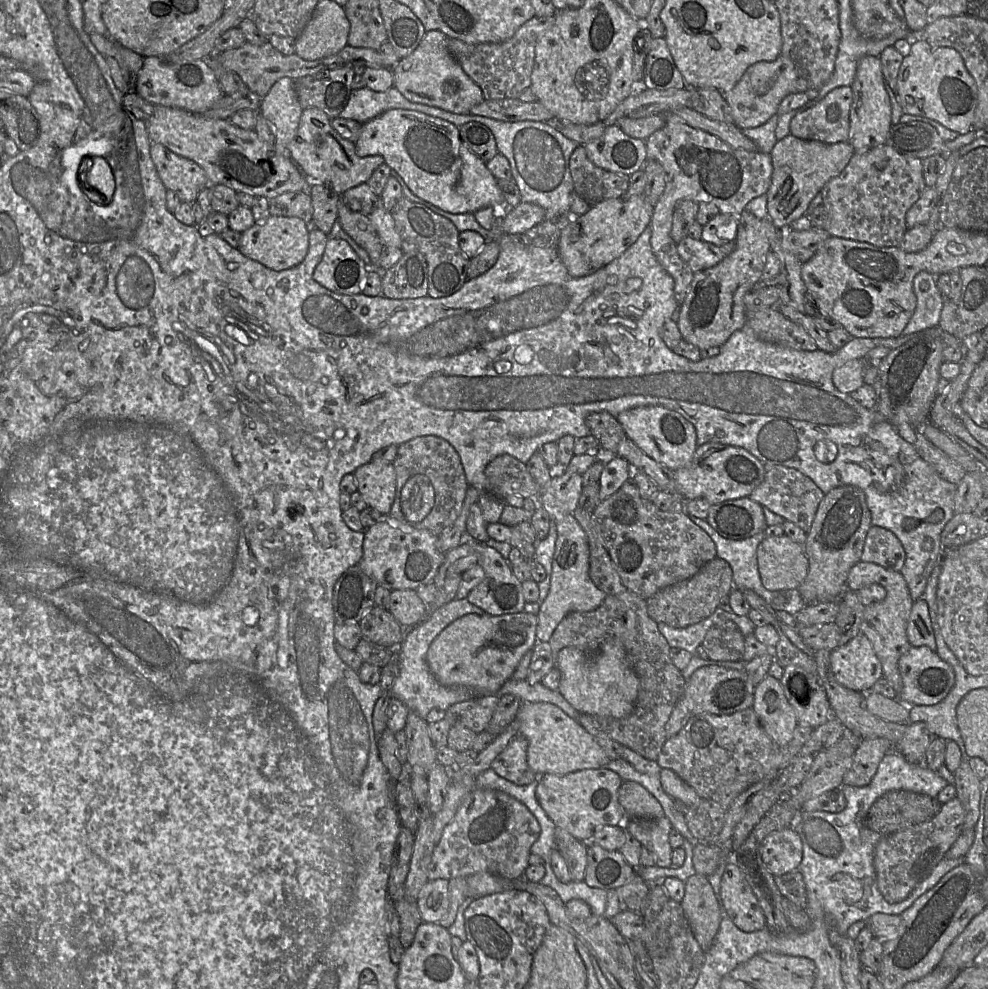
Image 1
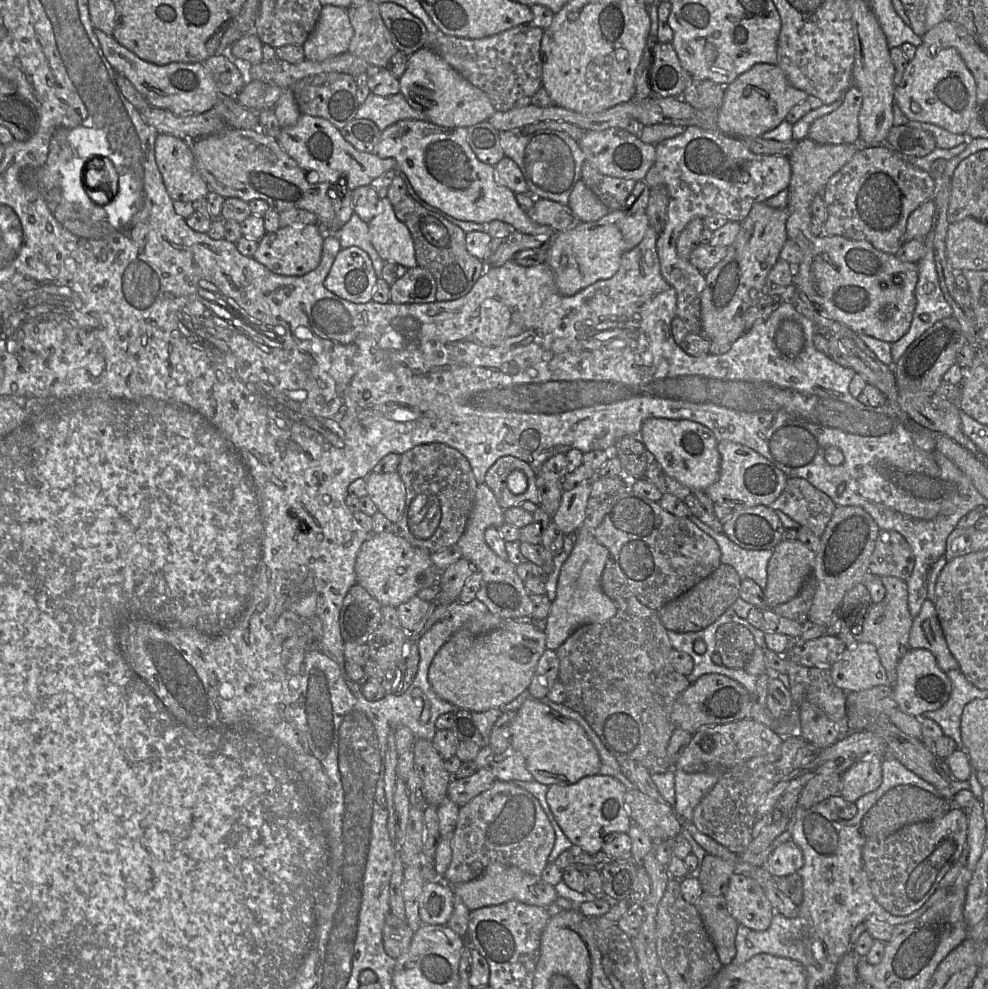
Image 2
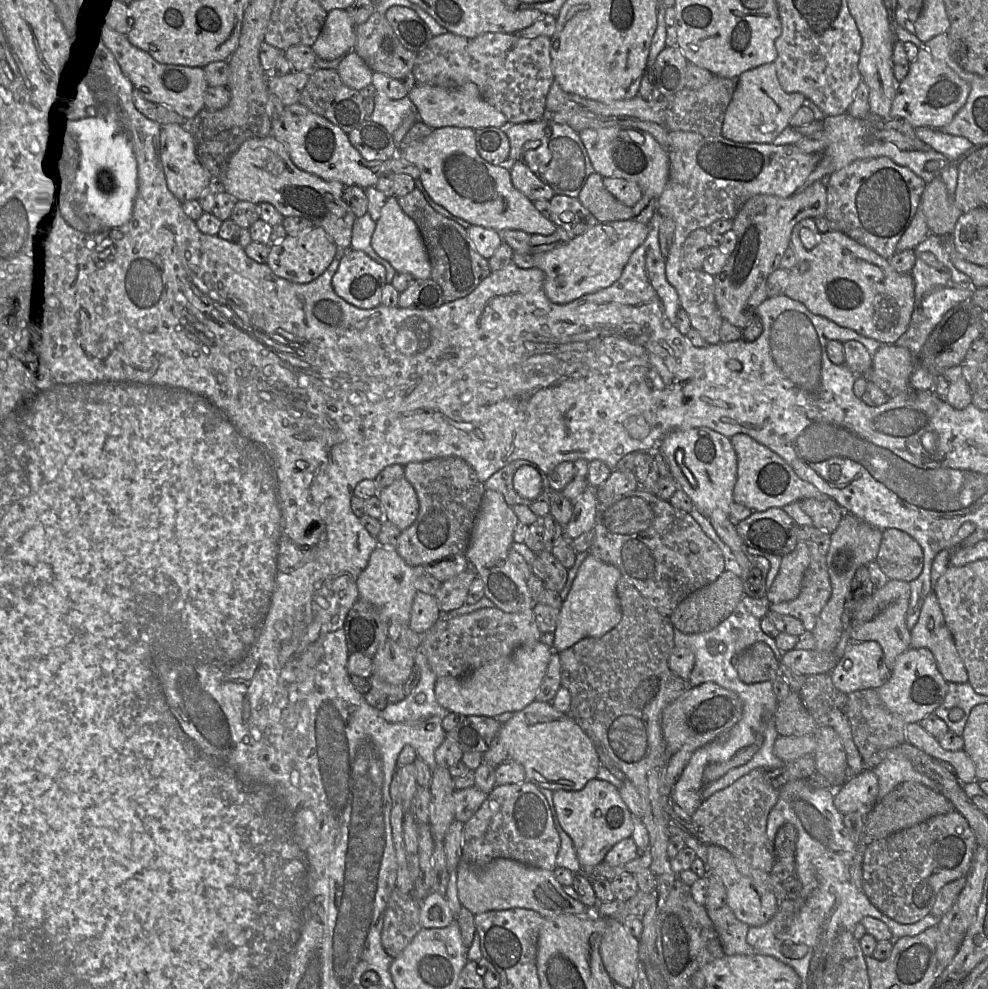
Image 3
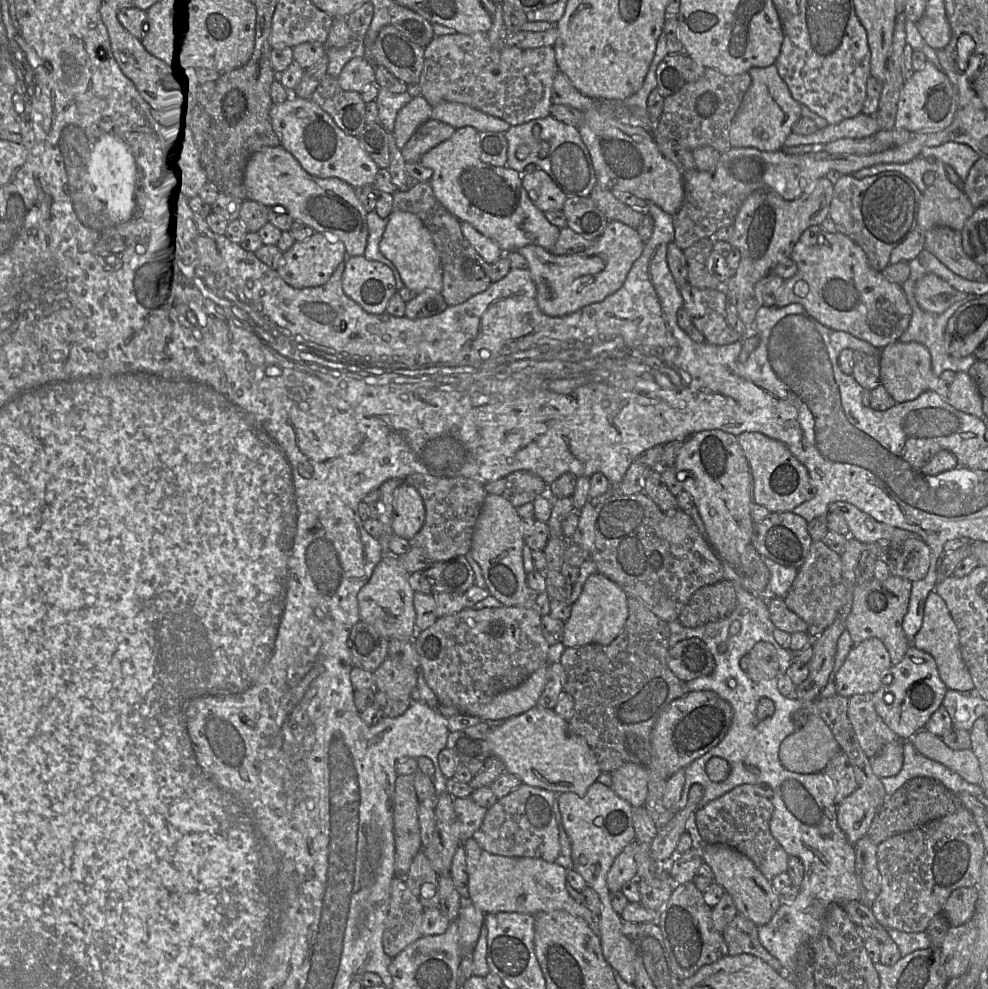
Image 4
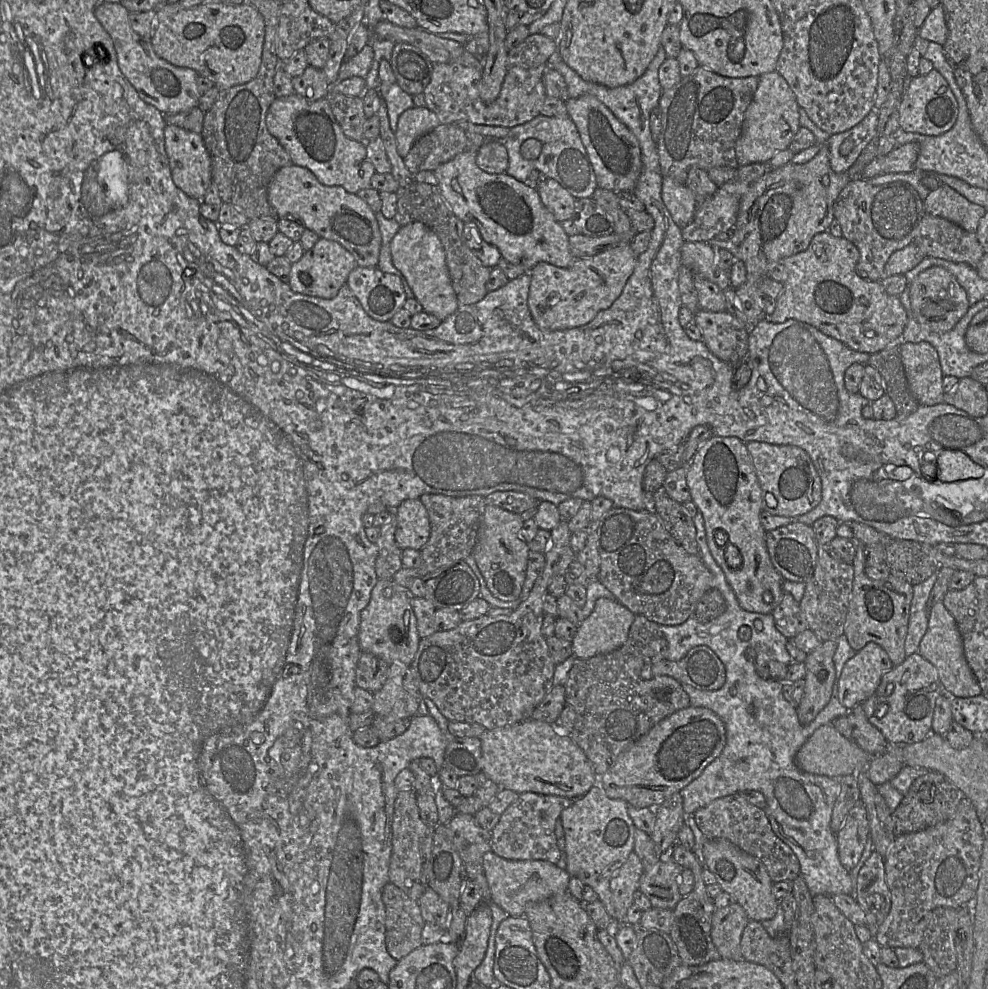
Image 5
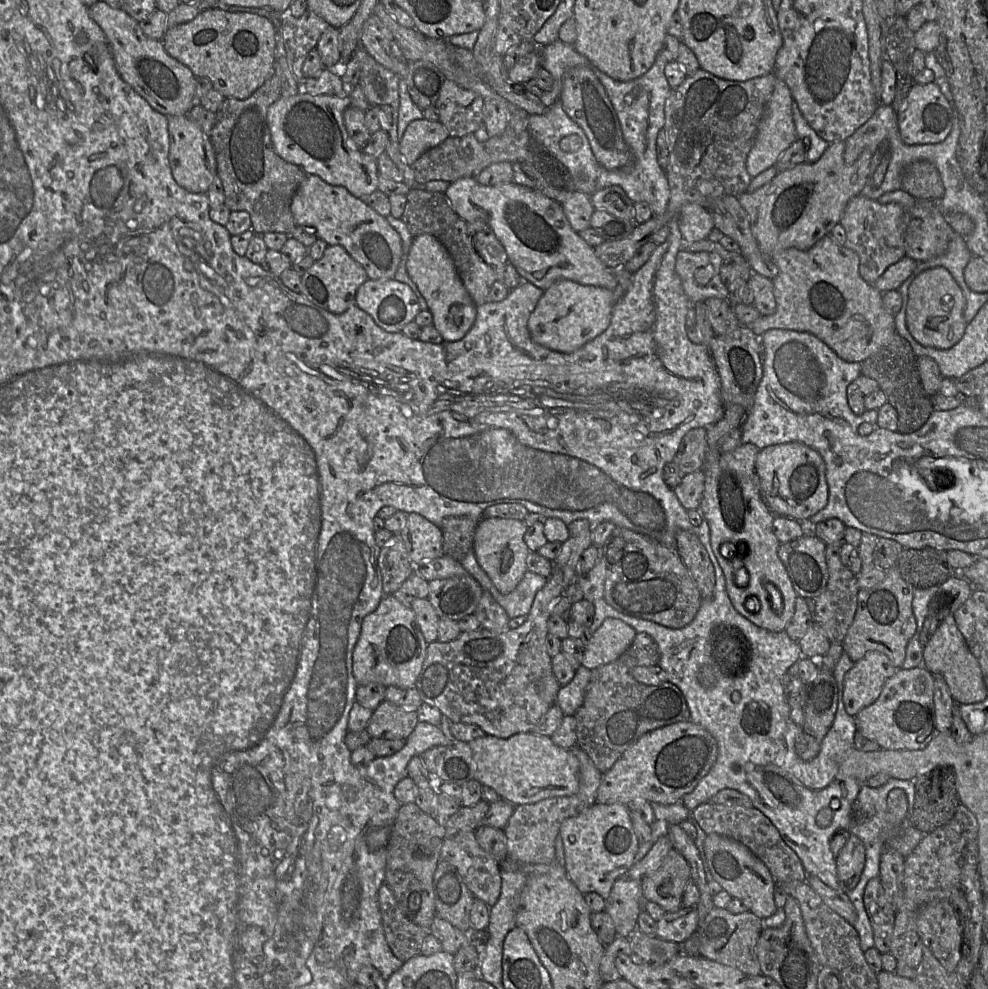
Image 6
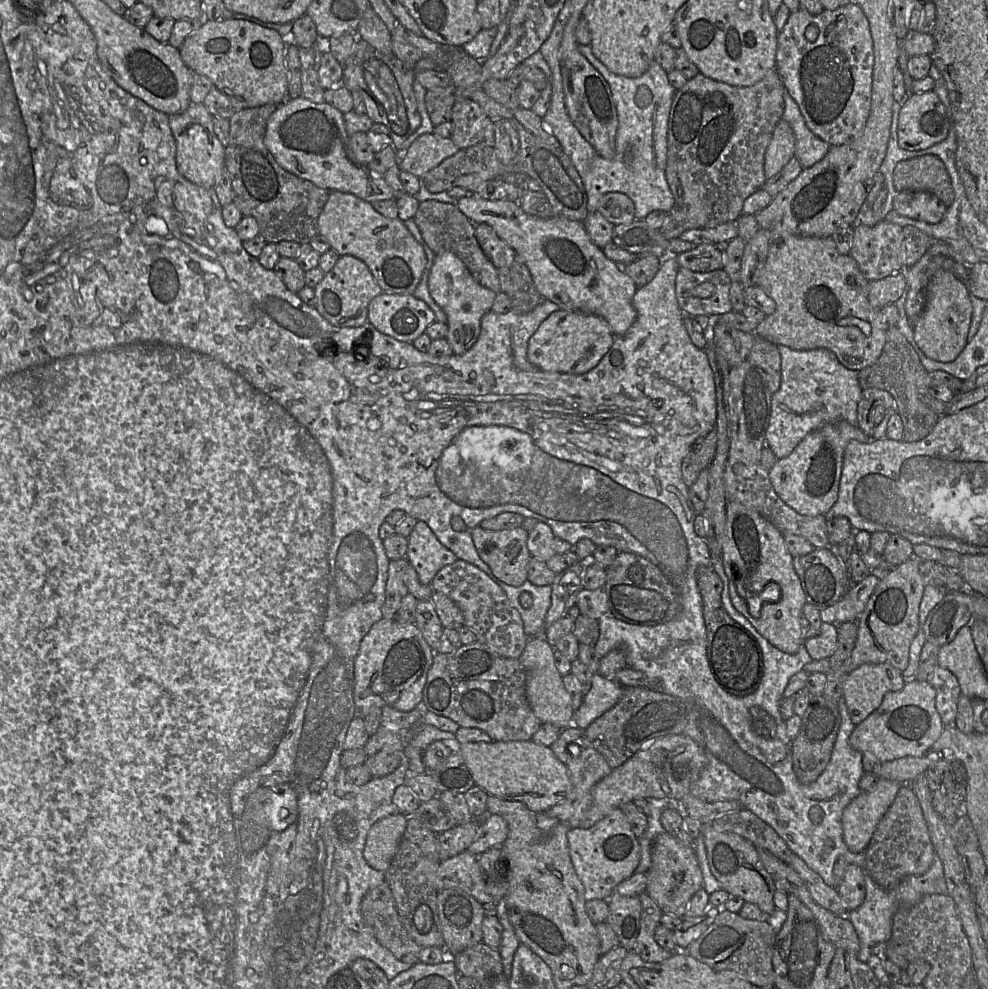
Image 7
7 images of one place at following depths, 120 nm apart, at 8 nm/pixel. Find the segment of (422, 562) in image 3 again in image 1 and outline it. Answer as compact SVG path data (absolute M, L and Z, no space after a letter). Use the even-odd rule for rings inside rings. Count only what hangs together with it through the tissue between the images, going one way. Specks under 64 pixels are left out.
M428 435L399 445L392 463L396 472L396 496L387 521L440 535L458 518L469 487L459 454L443 438Z

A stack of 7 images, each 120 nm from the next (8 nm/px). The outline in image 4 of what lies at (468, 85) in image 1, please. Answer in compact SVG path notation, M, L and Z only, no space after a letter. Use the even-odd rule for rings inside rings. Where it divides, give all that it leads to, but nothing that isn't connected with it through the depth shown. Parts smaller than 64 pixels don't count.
M442 102L433 106L431 119L446 123L455 129L473 127L478 132L505 133L510 128L504 120L456 102Z

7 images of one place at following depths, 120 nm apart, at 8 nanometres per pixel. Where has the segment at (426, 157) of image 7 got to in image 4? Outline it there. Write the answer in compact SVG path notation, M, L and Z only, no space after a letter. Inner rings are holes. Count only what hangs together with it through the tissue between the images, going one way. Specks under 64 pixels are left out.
M422 96L413 98L398 111L392 134L399 149L406 145L421 124L431 119L431 111L432 106Z

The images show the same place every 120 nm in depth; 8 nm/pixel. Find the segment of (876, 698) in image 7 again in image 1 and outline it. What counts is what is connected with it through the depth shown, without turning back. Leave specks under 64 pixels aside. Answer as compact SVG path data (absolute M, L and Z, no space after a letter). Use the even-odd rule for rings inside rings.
M862 633L830 652L830 667L839 684L860 693L871 691L873 685L883 677L882 666L872 644Z

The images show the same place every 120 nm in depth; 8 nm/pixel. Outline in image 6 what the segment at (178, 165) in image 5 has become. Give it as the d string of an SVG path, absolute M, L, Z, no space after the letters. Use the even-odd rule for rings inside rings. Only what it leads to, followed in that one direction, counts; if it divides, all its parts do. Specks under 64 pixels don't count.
M187 116L169 117L169 162L172 175L179 186L192 193L207 193L217 175L213 146L198 124Z

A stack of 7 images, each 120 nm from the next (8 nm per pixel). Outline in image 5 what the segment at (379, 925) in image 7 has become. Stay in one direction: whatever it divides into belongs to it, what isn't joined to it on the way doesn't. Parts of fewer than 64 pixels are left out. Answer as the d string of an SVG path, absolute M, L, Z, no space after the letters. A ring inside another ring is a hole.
M393 883L382 890L386 910L386 946L388 953L397 961L422 946L425 920L419 903L410 899Z

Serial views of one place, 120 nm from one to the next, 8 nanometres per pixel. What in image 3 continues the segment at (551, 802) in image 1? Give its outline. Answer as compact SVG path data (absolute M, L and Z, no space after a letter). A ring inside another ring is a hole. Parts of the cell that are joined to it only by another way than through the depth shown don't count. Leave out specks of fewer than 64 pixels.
M594 778L579 791L555 790L553 803L563 830L573 841L582 873L589 875L619 841L631 837L633 815L613 784Z

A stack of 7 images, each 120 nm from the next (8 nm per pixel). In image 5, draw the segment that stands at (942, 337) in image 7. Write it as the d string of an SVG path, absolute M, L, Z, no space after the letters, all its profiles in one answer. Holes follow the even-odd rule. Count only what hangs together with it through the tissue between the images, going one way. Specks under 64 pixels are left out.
M931 266L920 272L910 284L909 295L915 320L923 328L938 333L953 329L970 307L966 291L953 275L941 266Z

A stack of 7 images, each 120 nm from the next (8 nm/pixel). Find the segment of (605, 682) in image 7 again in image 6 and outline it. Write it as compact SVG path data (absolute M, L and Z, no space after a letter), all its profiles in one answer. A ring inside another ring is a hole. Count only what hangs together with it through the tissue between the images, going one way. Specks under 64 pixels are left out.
M581 665L575 670L572 681L559 688L556 703L564 715L574 716L582 706L590 676L591 670Z

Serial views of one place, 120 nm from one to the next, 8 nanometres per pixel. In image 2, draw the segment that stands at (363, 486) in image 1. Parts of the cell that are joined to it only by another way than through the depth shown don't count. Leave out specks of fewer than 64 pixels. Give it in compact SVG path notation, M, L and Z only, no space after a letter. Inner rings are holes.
M398 471L376 473L366 477L368 496L378 511L393 524L402 517L406 505L406 490Z

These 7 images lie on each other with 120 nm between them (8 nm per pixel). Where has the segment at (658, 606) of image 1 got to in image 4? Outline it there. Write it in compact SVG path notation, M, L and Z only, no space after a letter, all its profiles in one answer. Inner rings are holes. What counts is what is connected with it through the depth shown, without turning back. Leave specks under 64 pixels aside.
M723 579L698 589L679 614L678 621L687 628L702 627L720 621L737 607L737 595L731 581Z

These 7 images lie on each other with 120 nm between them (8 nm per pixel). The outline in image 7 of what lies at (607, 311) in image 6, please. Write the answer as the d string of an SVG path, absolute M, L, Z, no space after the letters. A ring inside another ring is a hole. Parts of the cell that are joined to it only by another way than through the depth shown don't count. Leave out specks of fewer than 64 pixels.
M559 309L550 314L528 341L527 358L545 372L581 375L595 368L613 344L608 322L595 314Z

